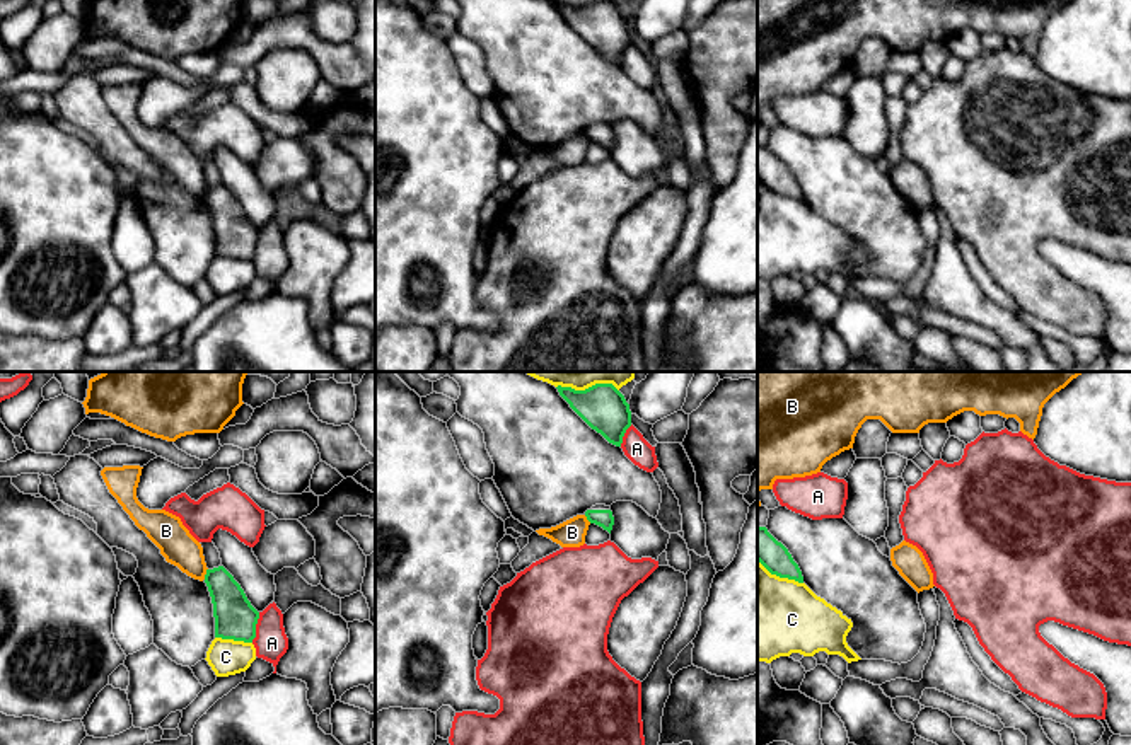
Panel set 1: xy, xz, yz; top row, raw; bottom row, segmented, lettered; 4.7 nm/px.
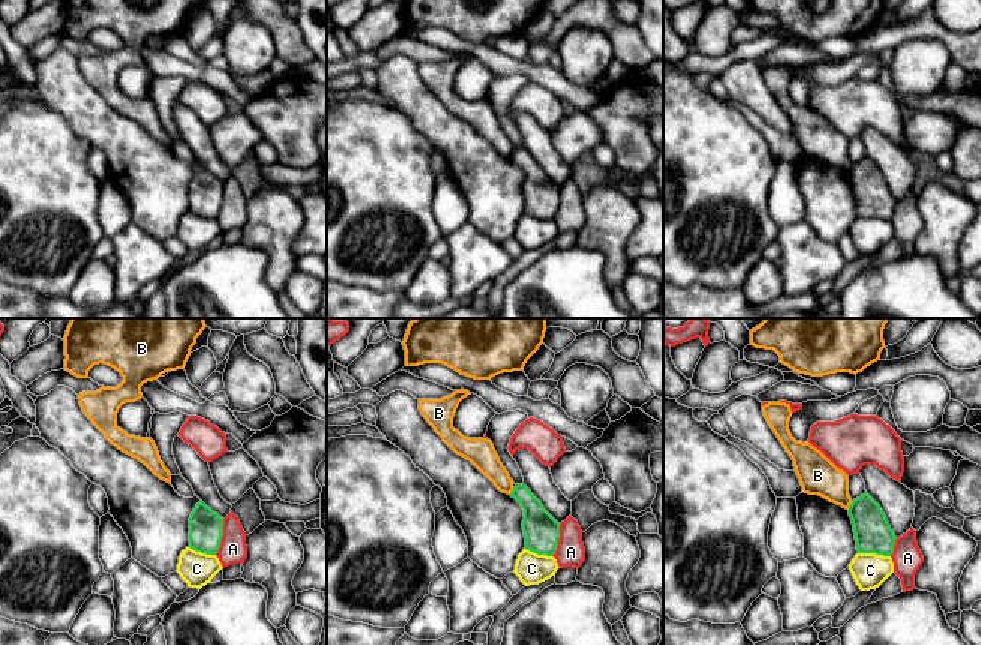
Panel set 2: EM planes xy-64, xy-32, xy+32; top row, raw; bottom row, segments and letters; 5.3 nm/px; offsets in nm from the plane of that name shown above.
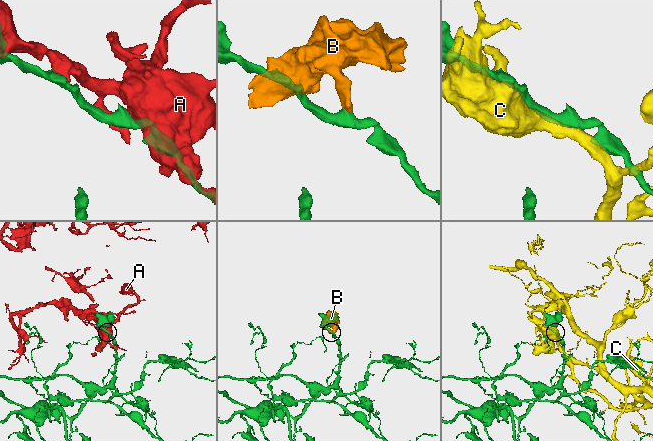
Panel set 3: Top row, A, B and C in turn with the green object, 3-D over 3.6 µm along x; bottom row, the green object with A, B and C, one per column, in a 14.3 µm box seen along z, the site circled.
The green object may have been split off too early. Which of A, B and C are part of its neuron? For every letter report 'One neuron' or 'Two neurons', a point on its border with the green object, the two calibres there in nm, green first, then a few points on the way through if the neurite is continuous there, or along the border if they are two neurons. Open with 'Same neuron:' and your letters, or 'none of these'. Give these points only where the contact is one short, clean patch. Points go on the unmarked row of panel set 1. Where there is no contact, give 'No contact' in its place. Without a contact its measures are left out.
Same neuron: none of these
A: Two neurons. Touches green at xy (255, 246). Thickness 190 nm (green) against 160 nm
B: Two neurons. Touches green at xy (207, 191). Thickness 190 nm (green) against 170 nm. Boundary: xy (207, 186), (203, 196)
C: Two neurons. Touches green at xy (234, 258). Thickness 190 nm (green) against 170 nm

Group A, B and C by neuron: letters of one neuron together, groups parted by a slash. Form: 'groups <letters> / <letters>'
groups A / B / C

